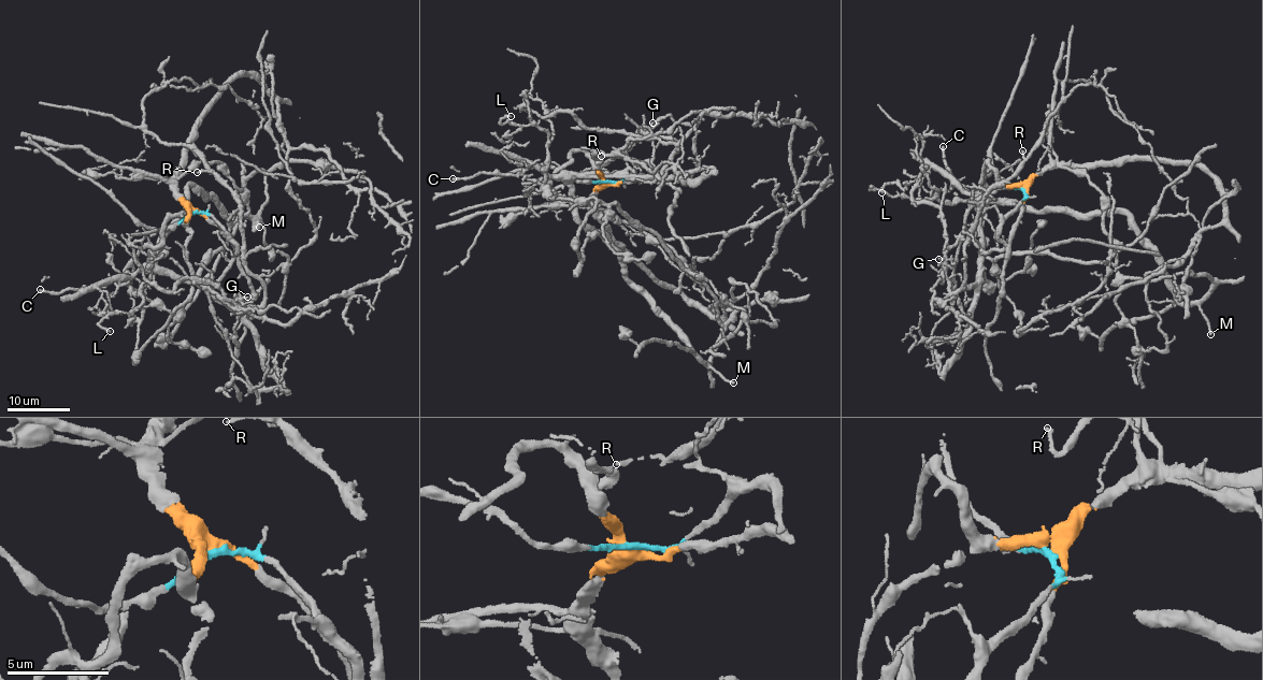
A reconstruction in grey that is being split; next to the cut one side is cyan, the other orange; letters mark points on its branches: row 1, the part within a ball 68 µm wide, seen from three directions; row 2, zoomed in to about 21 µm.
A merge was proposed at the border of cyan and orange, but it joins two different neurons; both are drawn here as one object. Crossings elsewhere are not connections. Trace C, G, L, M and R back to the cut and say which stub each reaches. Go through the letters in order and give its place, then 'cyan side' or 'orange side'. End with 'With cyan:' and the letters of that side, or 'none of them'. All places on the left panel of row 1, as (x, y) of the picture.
C: at (40, 289); orange side
G: at (247, 297); cyan side
L: at (110, 331); orange side
M: at (259, 227); cyan side
R: at (197, 172); cyan side
With cyan: G, M, R

